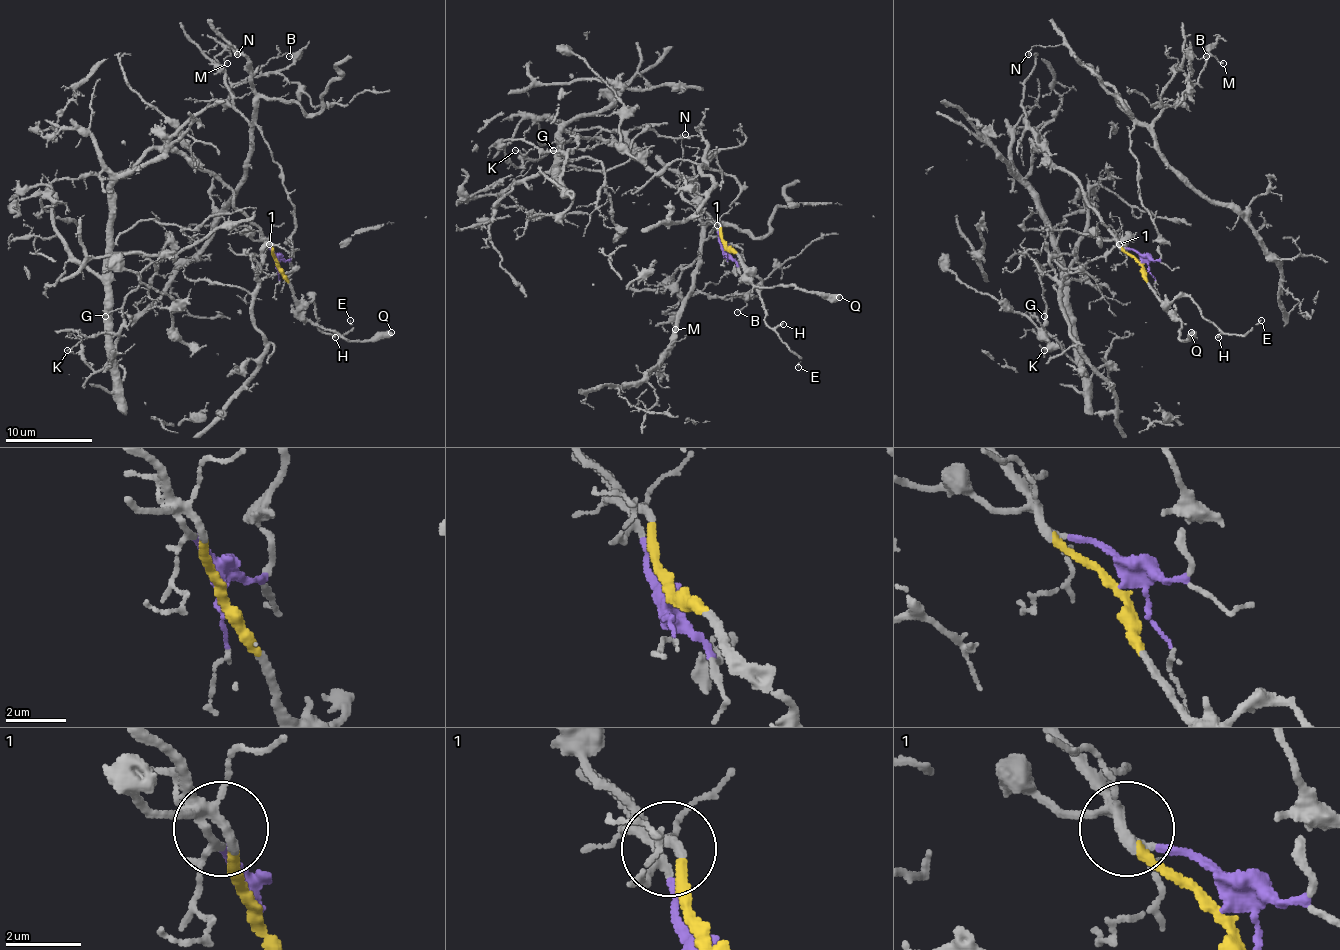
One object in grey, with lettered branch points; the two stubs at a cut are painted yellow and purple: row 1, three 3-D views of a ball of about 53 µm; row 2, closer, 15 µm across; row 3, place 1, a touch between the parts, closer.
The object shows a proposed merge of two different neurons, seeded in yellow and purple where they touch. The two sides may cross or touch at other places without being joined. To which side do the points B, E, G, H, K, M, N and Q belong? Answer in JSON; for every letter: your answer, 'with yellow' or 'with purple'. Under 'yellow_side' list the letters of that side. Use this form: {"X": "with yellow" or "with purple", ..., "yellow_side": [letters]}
{"B": "with purple", "E": "with yellow", "G": "with yellow", "H": "with yellow", "K": "with yellow", "M": "with purple", "N": "with purple", "Q": "with yellow", "yellow_side": ["E", "G", "H", "K", "Q"]}

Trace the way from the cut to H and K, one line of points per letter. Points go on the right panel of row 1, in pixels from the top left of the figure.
H: (1139, 262), (1143, 279), (1161, 301), (1189, 297), (1221, 331), (1217, 338)
K: (1139, 262), (1066, 171), (1033, 149), (1024, 180), (1059, 260), (1074, 351), (1072, 357), (1046, 333), (1044, 351)

